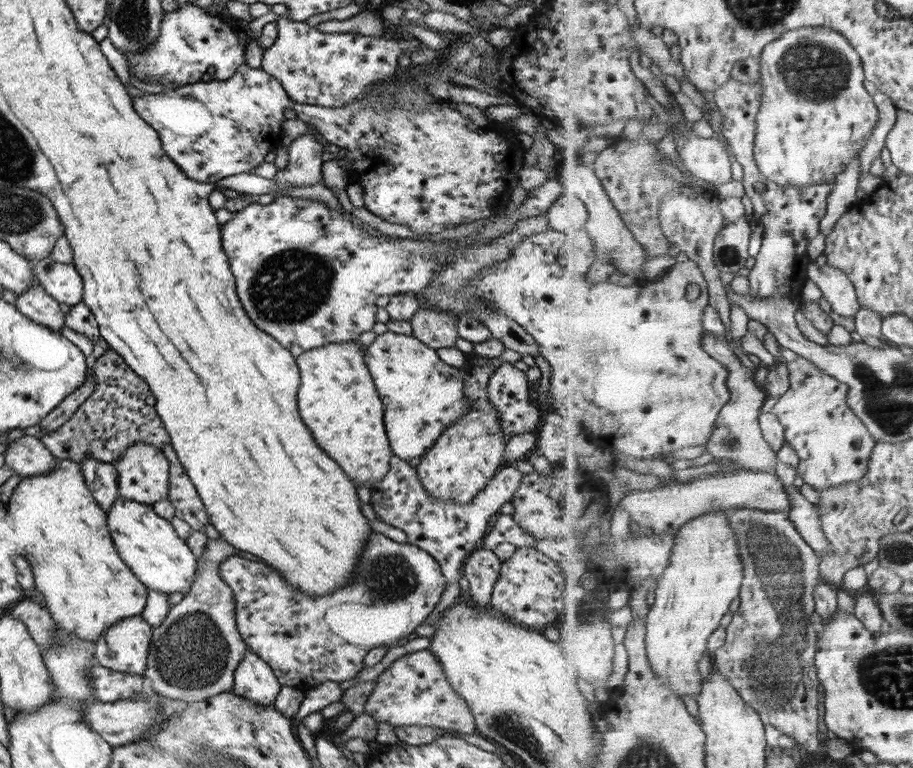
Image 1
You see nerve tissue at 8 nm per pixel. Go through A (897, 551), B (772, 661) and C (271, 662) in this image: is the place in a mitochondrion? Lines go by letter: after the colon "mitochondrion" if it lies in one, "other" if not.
A: mitochondrion
B: mitochondrion
C: other

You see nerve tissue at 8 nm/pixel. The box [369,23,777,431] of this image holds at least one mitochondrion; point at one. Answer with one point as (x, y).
(729, 256)

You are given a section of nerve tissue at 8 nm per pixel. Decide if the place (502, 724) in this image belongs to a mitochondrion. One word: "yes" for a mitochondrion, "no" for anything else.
yes

